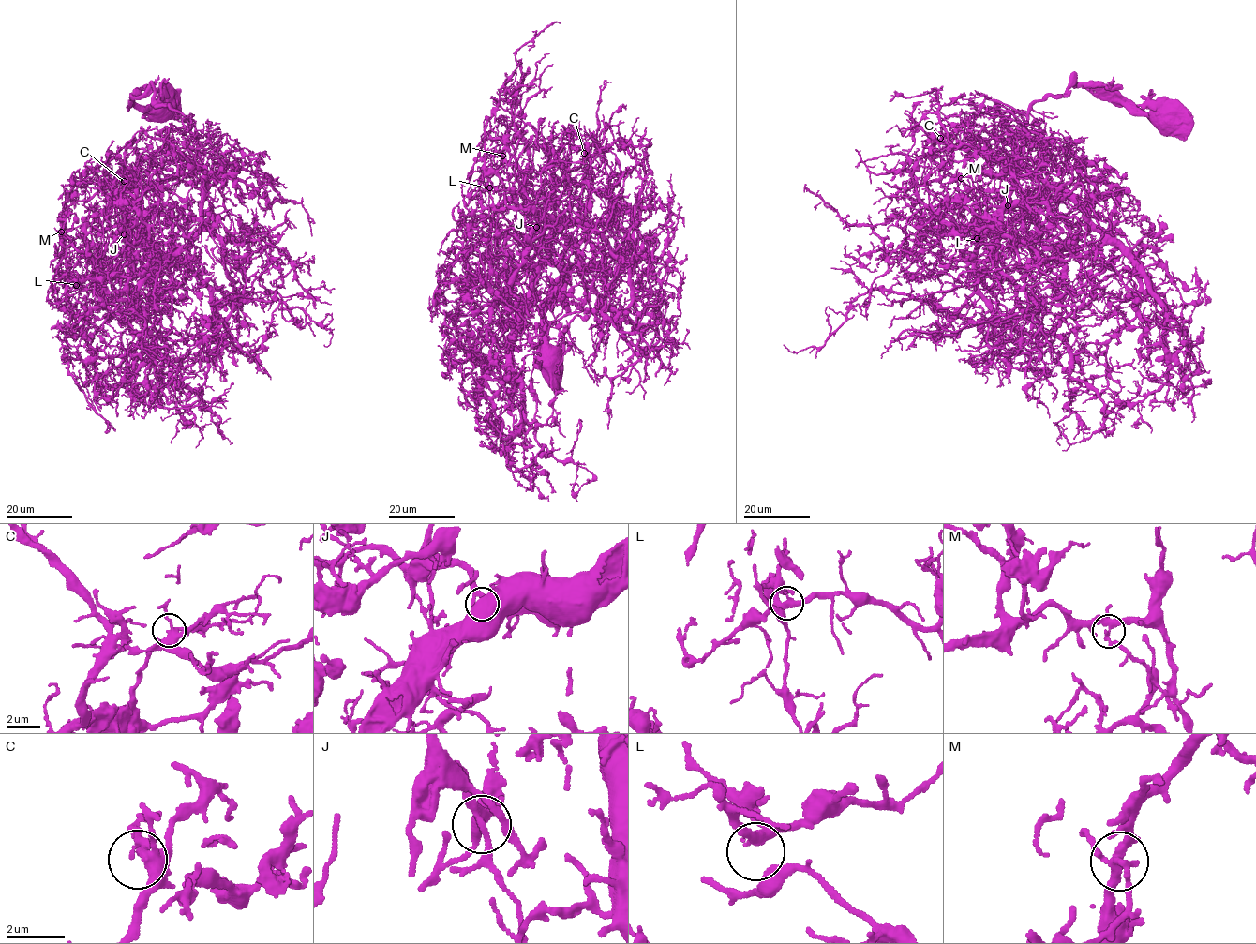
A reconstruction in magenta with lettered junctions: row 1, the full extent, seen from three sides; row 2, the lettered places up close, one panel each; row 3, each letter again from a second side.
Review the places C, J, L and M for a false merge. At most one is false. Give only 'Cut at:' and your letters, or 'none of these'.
Cut at: M

